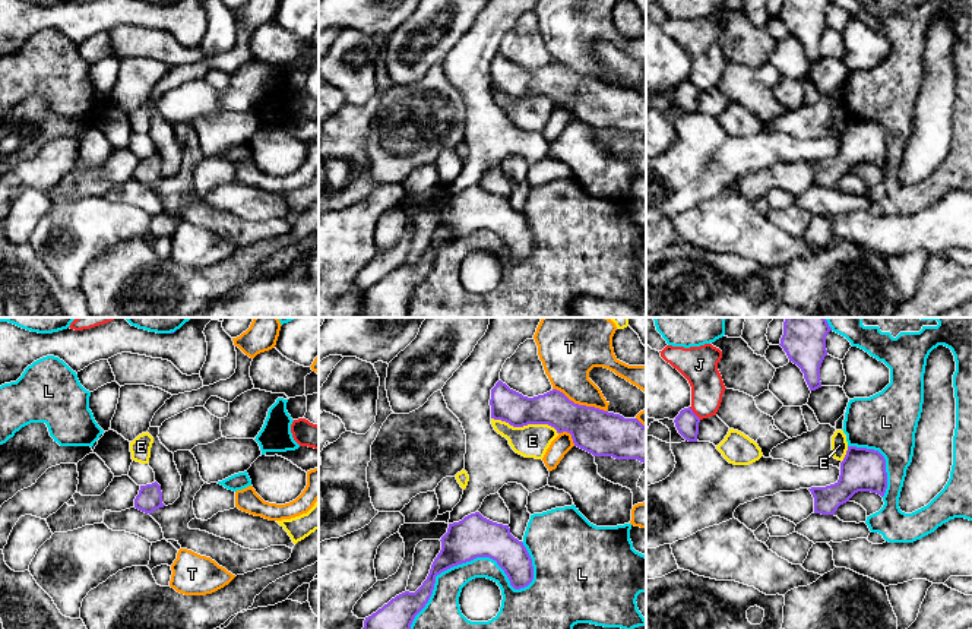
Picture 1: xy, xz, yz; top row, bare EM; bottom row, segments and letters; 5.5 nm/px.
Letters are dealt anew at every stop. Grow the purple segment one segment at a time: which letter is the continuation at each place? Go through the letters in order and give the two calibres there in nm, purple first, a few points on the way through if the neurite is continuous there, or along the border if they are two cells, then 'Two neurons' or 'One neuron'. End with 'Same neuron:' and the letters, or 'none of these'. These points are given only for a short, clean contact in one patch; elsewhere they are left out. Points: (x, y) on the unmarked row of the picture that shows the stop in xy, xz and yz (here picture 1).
E: Thickness 190 nm (purple) against 190 nm. Two neurons
J: Thickness 130 nm (purple) against 190 nm. Two neurons
L: Thickness 220 nm (purple) against 150 nm. Two neurons
T: Thickness 260 nm (purple) against 260 nm. Two neurons
Same neuron: none of these

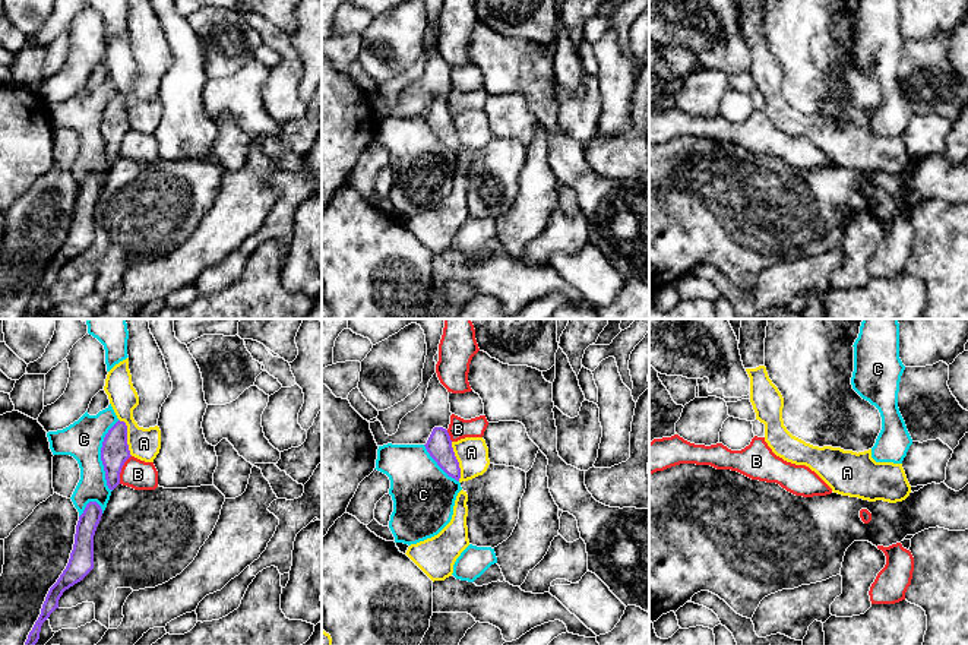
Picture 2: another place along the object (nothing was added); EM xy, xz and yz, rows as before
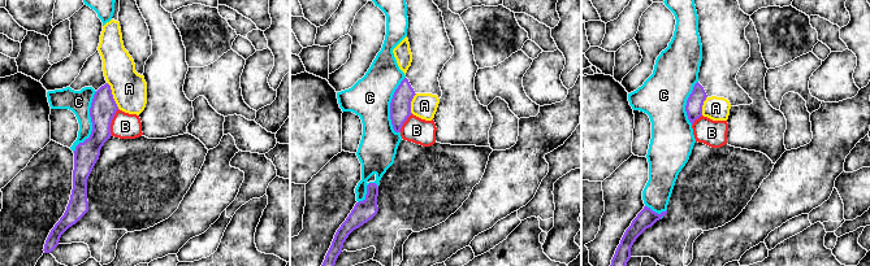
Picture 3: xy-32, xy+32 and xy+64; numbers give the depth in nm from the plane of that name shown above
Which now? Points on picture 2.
A: Thickness 160 nm (purple) against 180 nm. Boundary: xy (119, 91), (126, 98), (126, 116), (132, 127). Two neurons
B: Thickness 160 nm (purple) against 160 nm. Two neurons
C: Thickness 160 nm (purple) against 220 nm. Two neurons
Same neuron: none of these

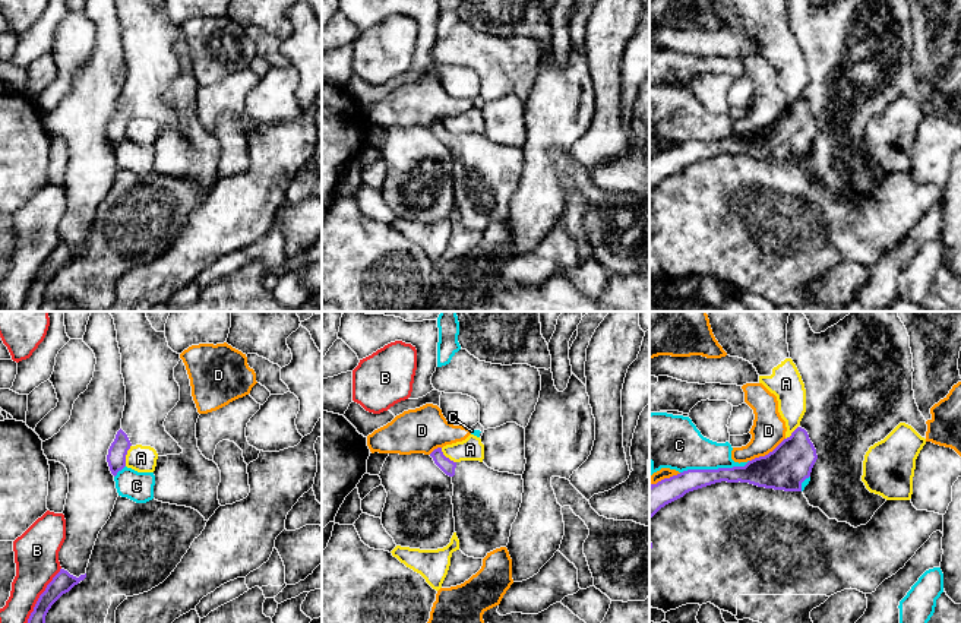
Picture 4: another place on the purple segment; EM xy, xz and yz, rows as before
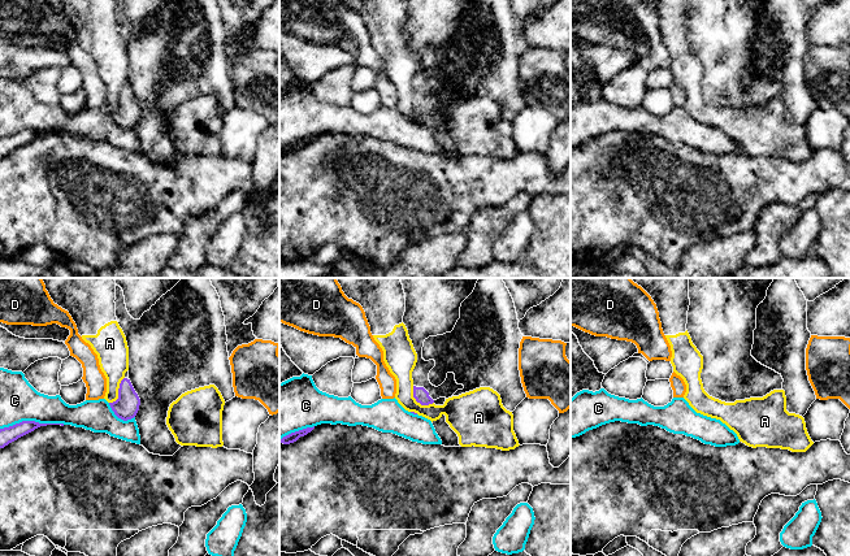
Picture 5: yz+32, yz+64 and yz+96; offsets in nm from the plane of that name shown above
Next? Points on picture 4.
A: Thickness 110 nm (purple) against 140 nm. Boundary: xy (130, 117), (125, 138). Two neurons
B: Thickness 110 nm (purple) against 240 nm. Two neurons
C: Thickness 160 nm (purple) against 280 nm. Two neurons
D: Thickness 240 nm (purple) against 190 nm. Two neurons
Same neuron: none of these

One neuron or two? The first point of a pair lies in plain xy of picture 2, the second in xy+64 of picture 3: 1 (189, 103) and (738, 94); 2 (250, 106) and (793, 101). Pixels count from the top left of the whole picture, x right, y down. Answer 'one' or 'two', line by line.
1: two
2: two

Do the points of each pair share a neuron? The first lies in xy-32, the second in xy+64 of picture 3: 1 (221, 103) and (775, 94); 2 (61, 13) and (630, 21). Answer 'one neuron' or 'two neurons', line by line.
1: one neuron
2: one neuron

